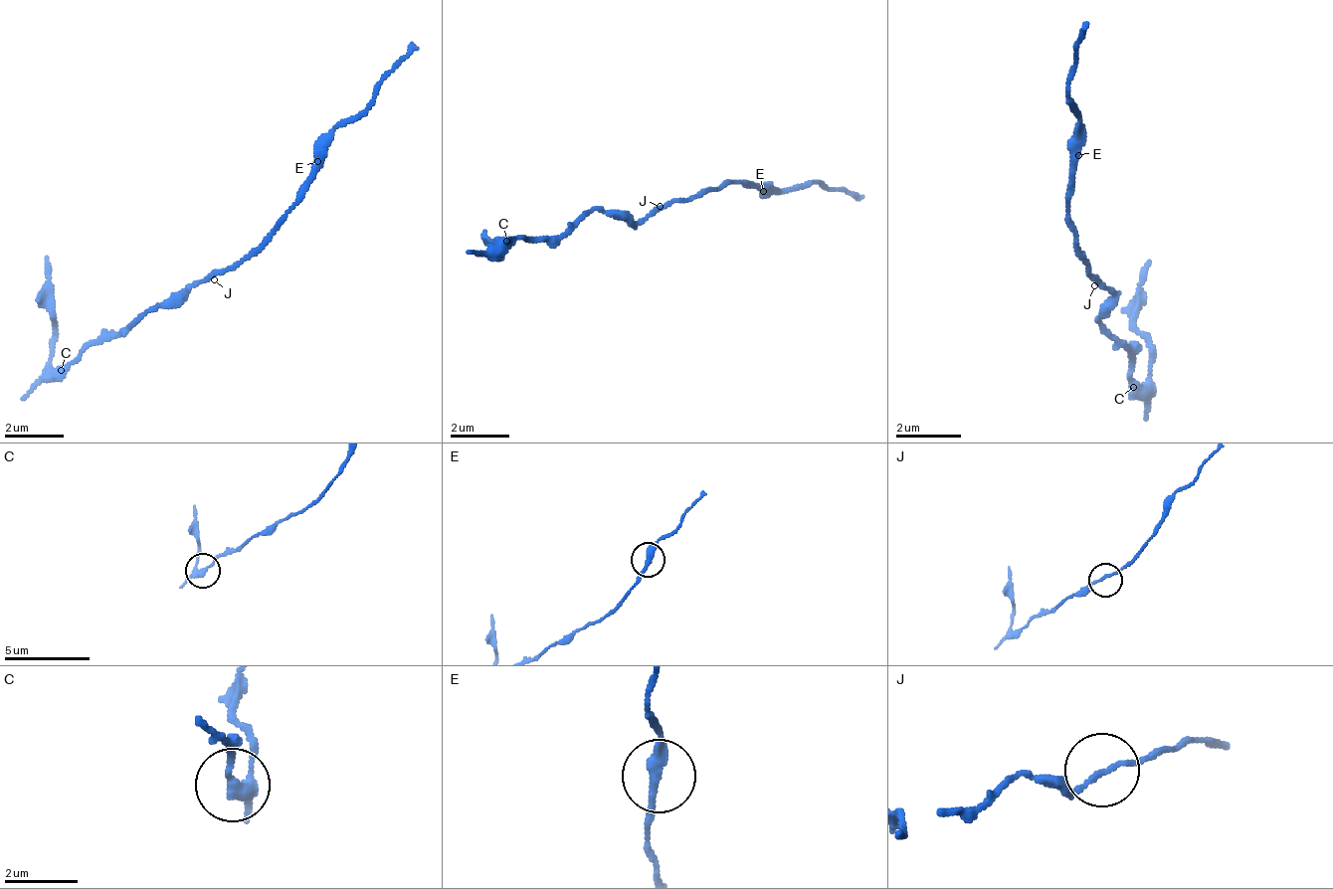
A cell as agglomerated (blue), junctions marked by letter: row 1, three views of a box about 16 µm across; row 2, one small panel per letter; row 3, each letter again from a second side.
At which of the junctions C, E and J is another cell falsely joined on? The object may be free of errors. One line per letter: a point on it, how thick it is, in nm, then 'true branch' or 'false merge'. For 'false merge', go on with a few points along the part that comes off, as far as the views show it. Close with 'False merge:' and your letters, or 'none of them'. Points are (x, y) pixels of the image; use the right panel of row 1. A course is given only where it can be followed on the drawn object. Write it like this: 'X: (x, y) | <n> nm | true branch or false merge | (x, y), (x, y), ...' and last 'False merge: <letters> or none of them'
C: (1133, 387) | 280 nm | false merge | (1135, 384), (1152, 368), (1135, 285), (1152, 262)
E: (1078, 155) | 320 nm | true branch
J: (1094, 285) | 140 nm | true branch
False merge: C

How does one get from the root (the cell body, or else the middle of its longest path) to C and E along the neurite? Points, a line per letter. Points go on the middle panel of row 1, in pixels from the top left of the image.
C: (660, 206), (638, 221), (586, 213), (556, 235), (512, 235), (504, 243)
E: (660, 206), (666, 206), (674, 198), (696, 198), (703, 191), (718, 191), (726, 183), (755, 183), (763, 191)

